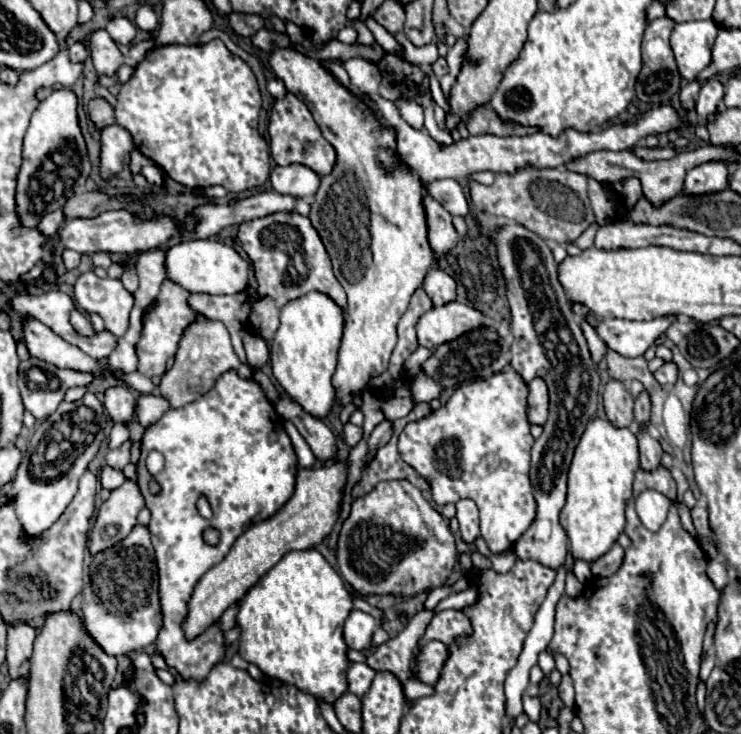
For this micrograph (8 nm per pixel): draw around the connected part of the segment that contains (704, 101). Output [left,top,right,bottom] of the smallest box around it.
[695,78,723,118]

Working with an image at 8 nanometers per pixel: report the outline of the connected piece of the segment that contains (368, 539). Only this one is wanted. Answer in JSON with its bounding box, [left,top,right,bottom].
[337,480,457,594]

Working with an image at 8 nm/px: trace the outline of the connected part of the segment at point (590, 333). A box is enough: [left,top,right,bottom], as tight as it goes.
[581,322,607,362]

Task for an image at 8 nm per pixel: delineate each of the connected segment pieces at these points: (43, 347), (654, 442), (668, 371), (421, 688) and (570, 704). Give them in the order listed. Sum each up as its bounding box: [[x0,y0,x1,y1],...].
[[21,318,103,372],[637,426,663,470],[653,362,677,386],[403,676,433,700],[559,674,575,708]]

